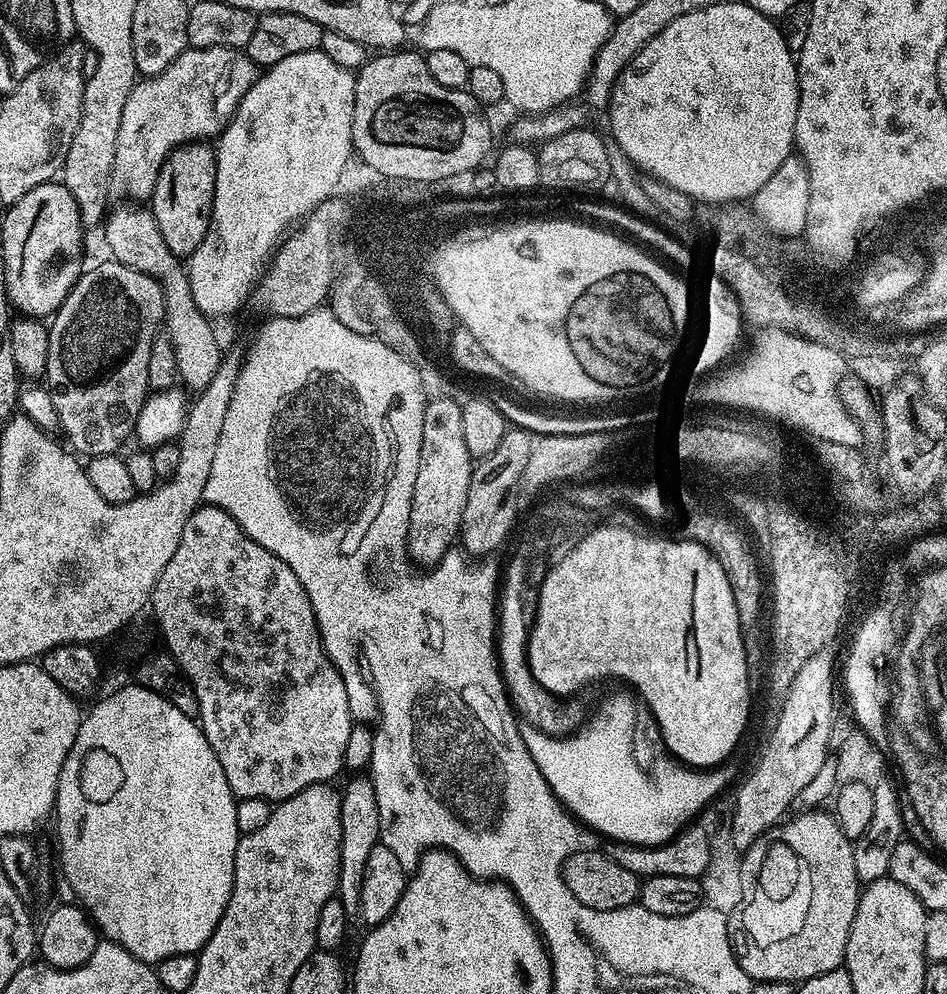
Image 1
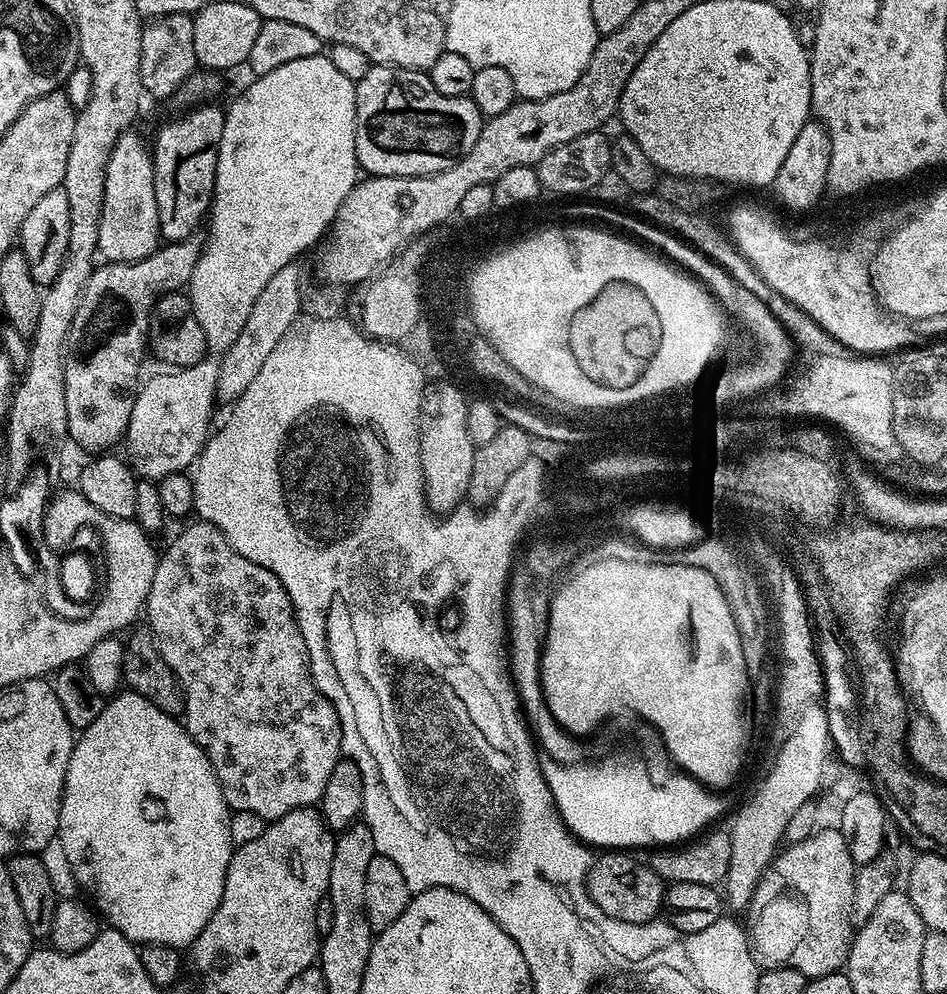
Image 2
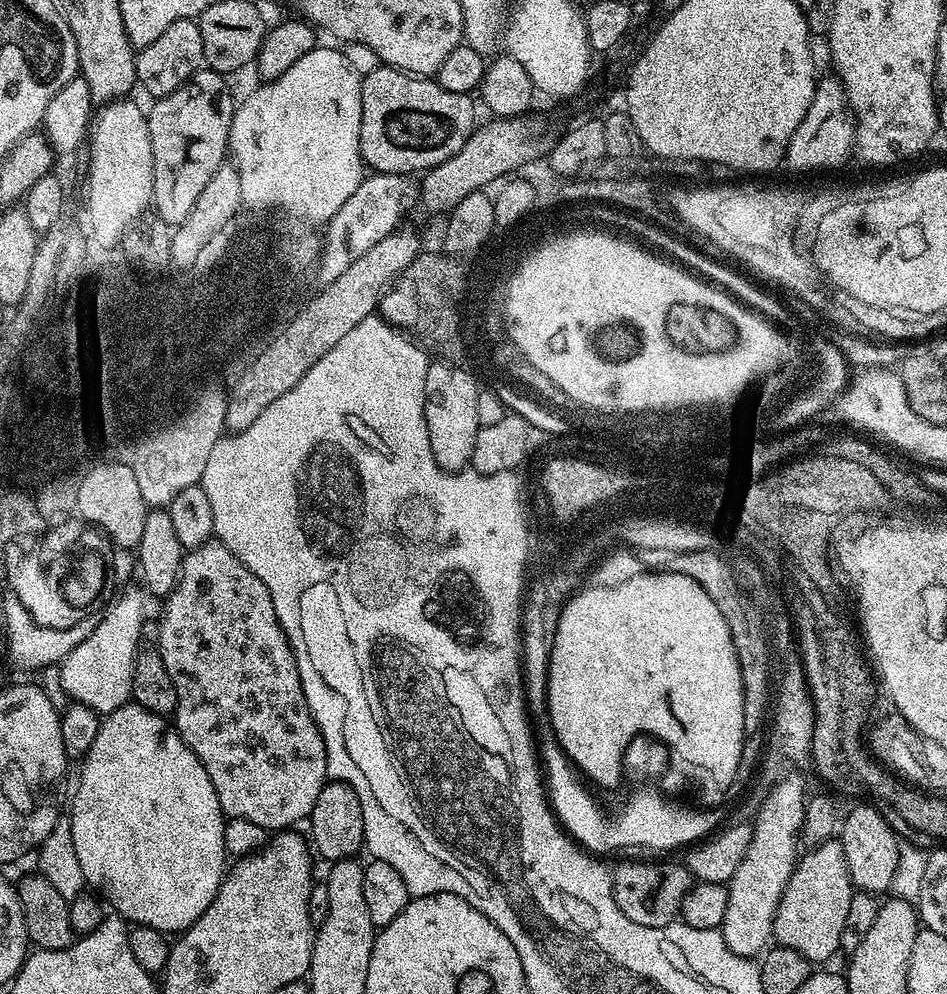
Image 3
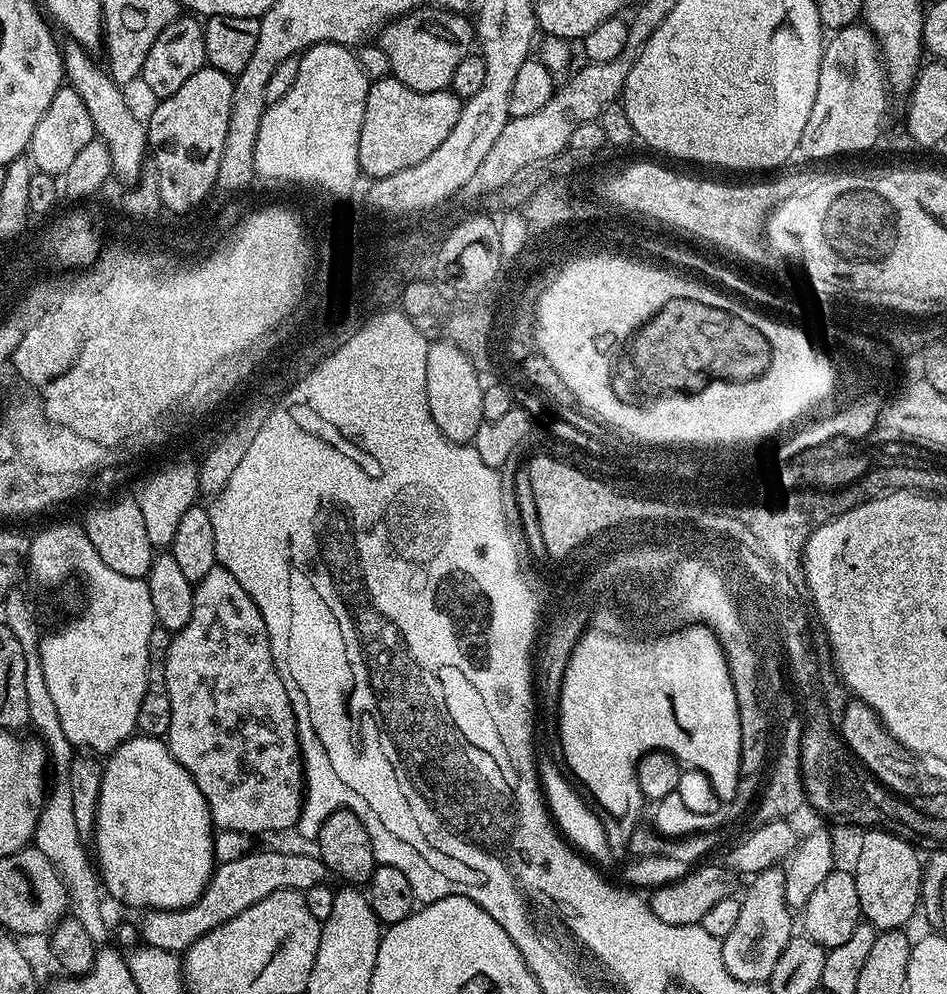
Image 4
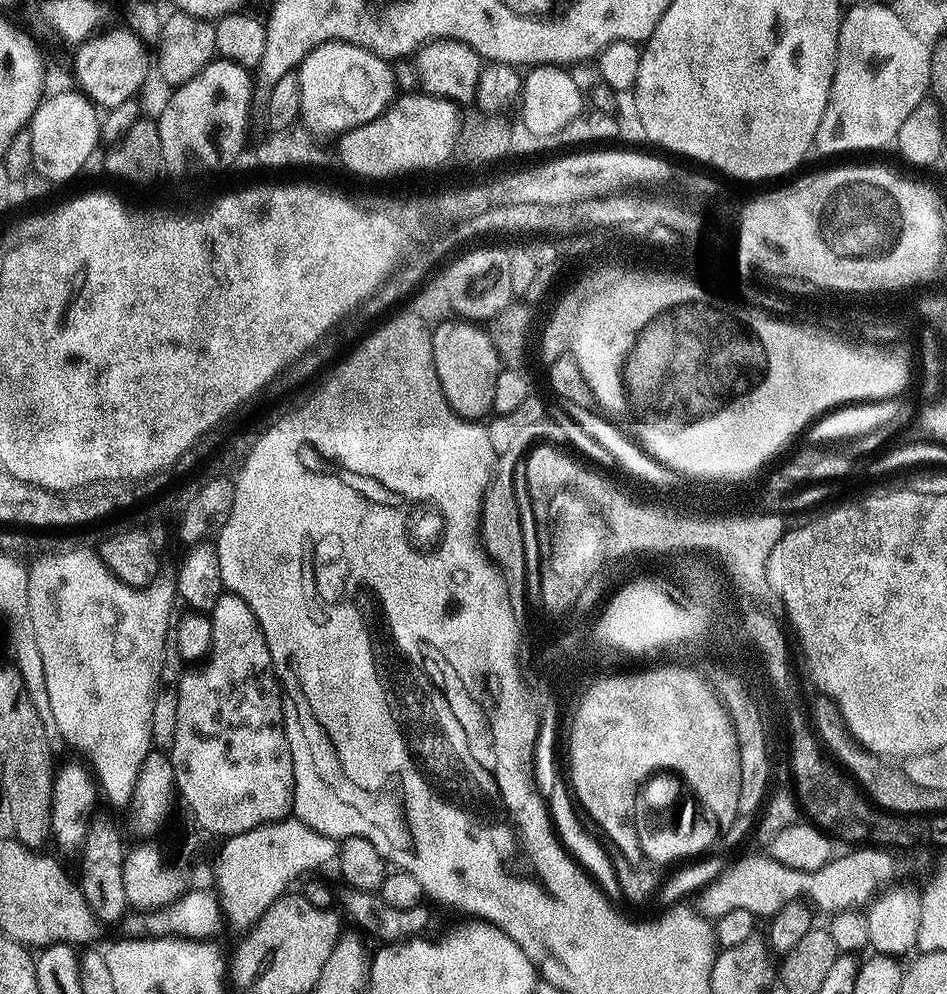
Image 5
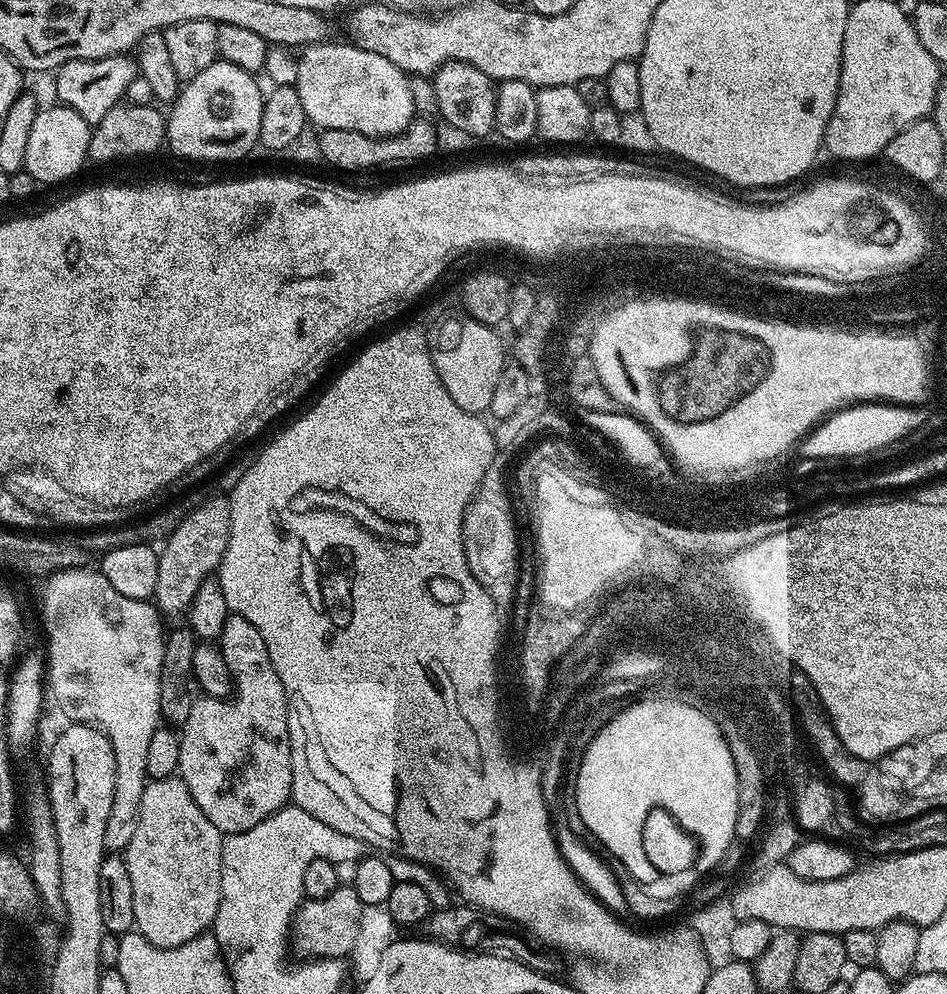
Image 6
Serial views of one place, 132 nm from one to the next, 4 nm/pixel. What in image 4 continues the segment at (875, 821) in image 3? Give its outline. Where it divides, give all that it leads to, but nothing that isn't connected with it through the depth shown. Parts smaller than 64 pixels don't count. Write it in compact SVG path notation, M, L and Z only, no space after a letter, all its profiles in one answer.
M868 830L863 835L854 867L861 917L880 932L903 929L922 900L922 856L920 858L907 844L909 841L895 831Z

